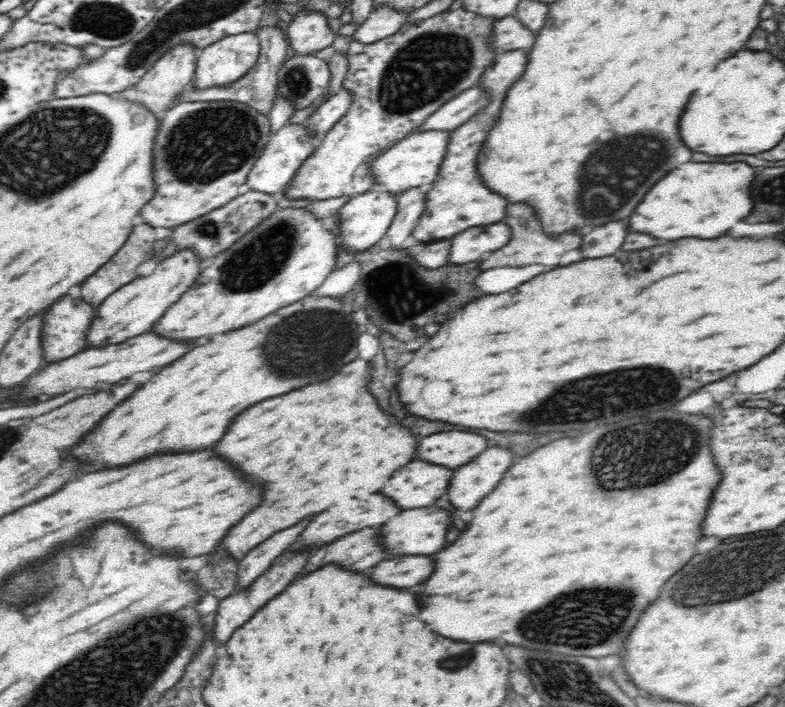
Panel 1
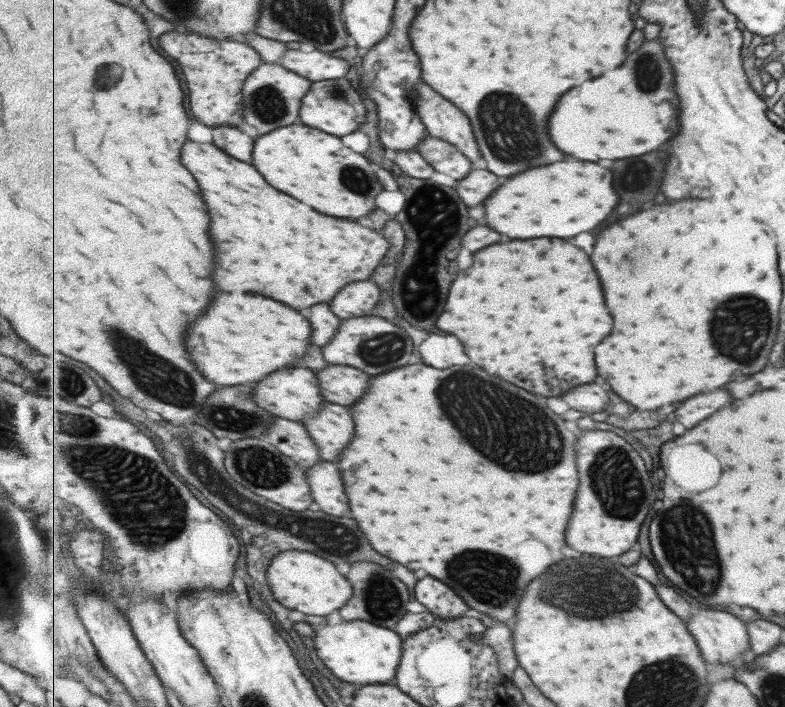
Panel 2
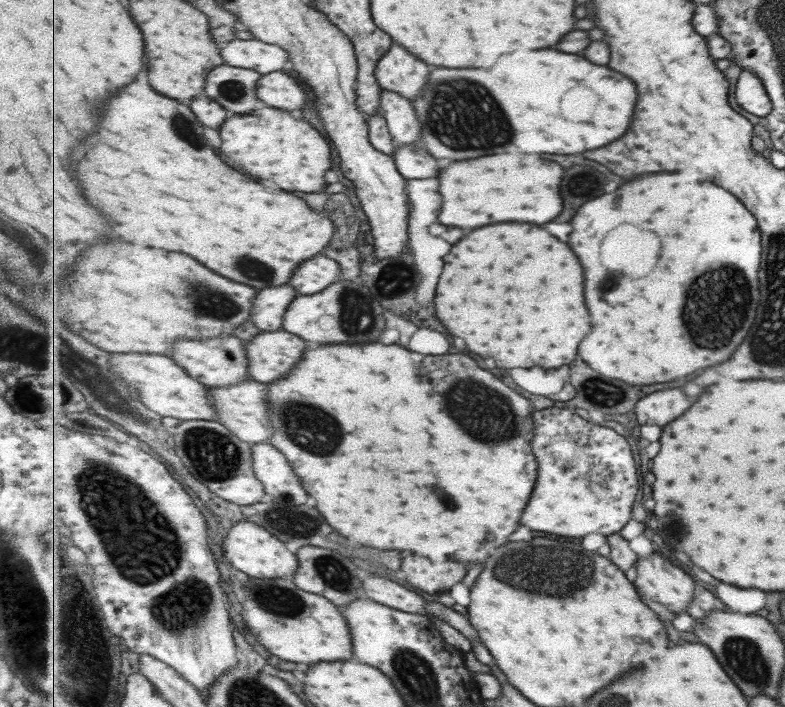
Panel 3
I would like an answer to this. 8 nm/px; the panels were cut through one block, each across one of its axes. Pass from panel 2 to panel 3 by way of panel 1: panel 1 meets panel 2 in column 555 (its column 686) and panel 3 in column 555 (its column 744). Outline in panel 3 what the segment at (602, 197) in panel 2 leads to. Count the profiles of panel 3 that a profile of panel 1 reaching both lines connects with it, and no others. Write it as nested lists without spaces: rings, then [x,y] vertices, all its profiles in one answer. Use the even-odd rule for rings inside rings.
[[[495,154],[453,162],[440,170],[443,208],[439,222],[459,228],[481,228],[495,222],[547,224],[563,212],[561,182],[565,170],[537,154]]]

